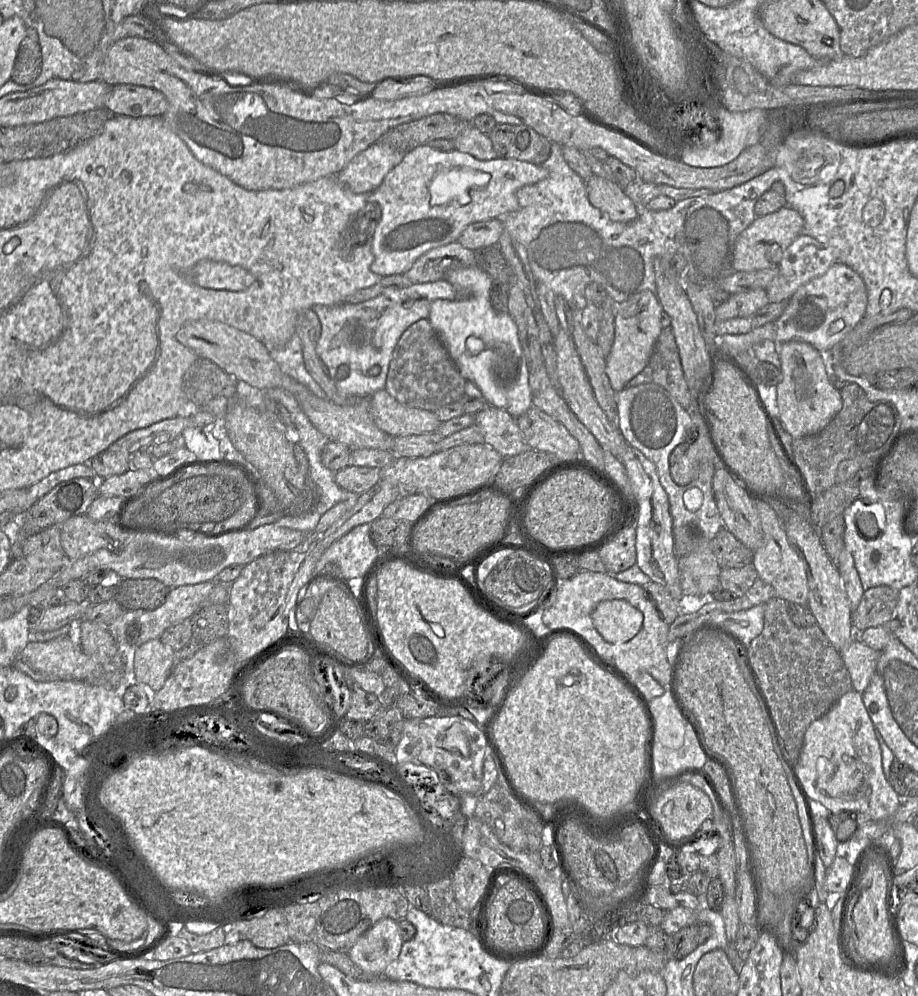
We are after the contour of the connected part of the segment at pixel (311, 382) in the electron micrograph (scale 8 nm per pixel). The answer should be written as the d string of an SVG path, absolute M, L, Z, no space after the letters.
M297 333L287 344L281 348L271 348L269 352L284 373L305 385L318 397L328 399L325 390L316 382L305 366L302 341Z

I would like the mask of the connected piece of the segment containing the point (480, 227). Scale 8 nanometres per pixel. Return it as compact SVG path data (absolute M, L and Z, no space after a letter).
M501 219L475 222L466 227L457 243L473 251L481 250L497 245L503 230Z

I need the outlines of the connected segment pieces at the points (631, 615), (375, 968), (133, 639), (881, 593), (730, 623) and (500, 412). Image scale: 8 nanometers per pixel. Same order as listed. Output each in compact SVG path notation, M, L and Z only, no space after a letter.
M613 599L597 605L592 613L592 622L606 642L623 644L639 633L644 617L627 601Z
M382 918L364 932L346 954L366 978L377 978L398 958L403 943L397 921Z
M205 581L198 584L190 584L170 588L170 591L162 605L154 610L134 610L123 611L123 613L107 626L108 632L117 643L118 647L124 651L124 672L118 686L114 688L122 698L125 690L134 684L140 684L149 702L154 698L155 691L144 683L138 683L134 673L134 651L143 643L159 639L162 633L169 627L174 626L191 617L202 607L203 601L213 590L213 582Z
M886 585L866 590L855 611L852 612L852 625L856 632L878 627L894 618L899 590Z
M760 604L748 610L734 613L713 611L708 614L708 620L711 621L711 623L707 626L707 628L734 636L749 648L751 642L763 631L764 611L764 604Z
M489 405L474 414L484 443L495 449L503 458L515 456L531 449L525 441L516 419L505 409Z

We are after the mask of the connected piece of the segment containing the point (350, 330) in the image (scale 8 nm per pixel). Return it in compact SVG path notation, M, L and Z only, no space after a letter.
M445 280L414 283L406 288L388 288L381 295L359 303L345 302L337 305L315 305L311 309L321 324L321 333L316 344L316 352L326 365L331 379L337 386L340 397L369 397L378 390L385 389L390 361L395 346L404 331L421 319L427 319L431 303L437 299L455 300L455 288Z

